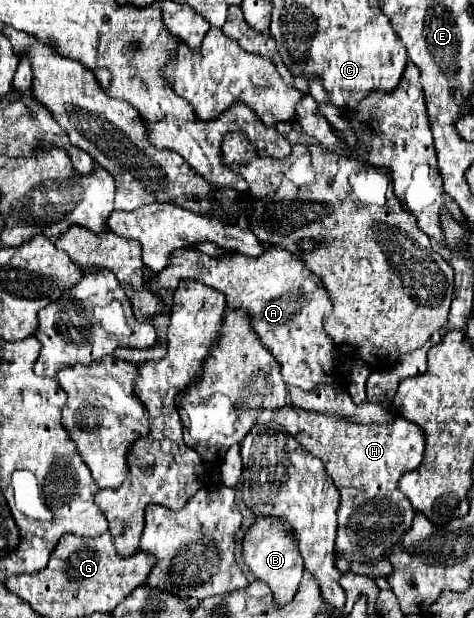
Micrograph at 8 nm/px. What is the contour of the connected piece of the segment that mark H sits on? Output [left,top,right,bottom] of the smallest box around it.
[277,405,425,563]

